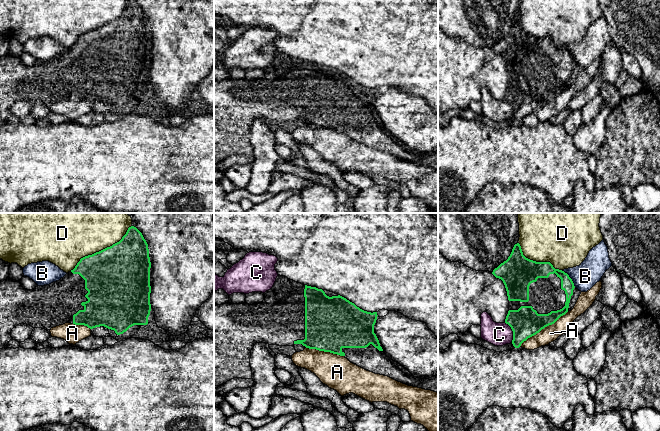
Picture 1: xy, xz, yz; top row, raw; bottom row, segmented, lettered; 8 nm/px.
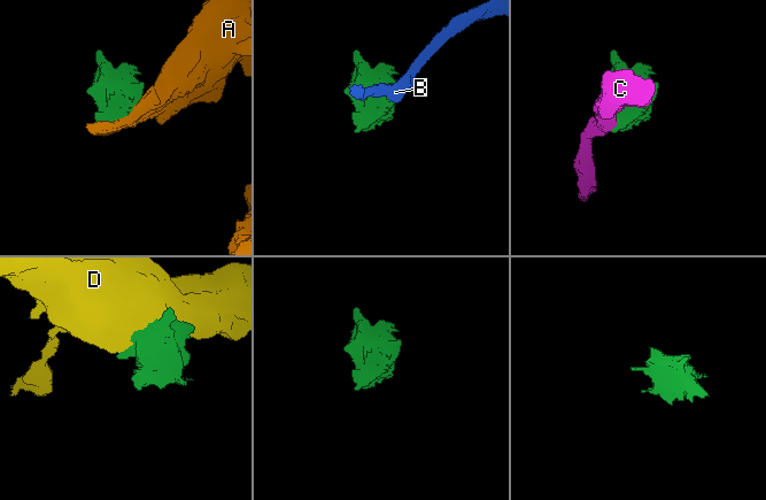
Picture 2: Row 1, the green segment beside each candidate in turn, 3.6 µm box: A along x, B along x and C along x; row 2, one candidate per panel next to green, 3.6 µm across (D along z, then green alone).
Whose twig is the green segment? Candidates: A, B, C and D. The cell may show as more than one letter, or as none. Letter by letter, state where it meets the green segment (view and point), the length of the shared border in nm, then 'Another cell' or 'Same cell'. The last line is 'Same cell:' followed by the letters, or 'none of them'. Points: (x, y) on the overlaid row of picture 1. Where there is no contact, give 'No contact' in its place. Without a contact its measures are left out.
A: Touches green at yz (543, 328). Shared border 480 nm. Another cell
B: Touches green at yz (570, 278). Shared border 180 nm. Another cell
C: Touches green at yz (513, 332). Shared border 180 nm. Another cell
D: Touches green at xy (101, 250). Shared border 600 nm. Another cell
Same cell: none of them

